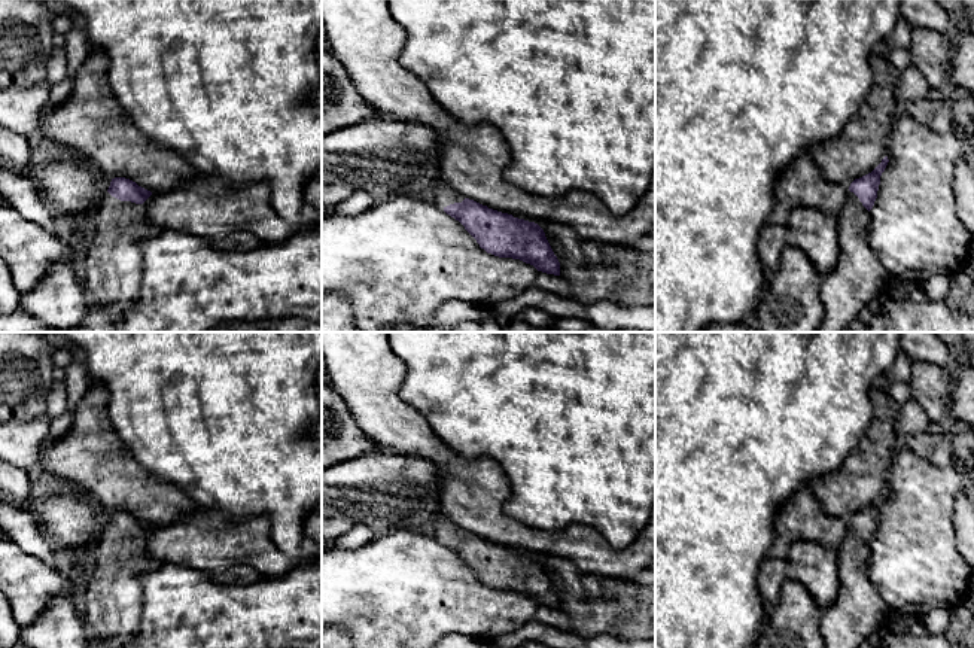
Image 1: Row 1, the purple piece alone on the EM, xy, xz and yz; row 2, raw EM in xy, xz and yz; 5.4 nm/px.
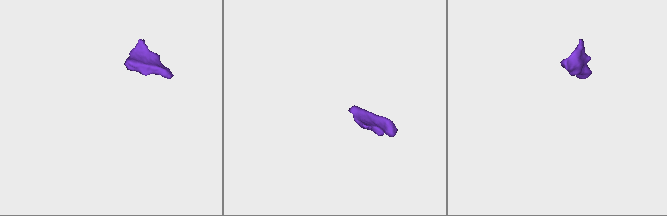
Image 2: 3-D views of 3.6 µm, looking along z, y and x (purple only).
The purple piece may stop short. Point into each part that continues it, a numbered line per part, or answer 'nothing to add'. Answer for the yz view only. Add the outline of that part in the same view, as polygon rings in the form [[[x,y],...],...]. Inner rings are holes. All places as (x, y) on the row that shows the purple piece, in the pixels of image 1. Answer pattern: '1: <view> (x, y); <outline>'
1: yz (858, 279); [[[847,189],[846,204],[837,215],[837,264],[824,277],[821,285],[821,299],[824,302],[824,319],[818,332],[843,332],[856,323],[876,299],[885,296],[891,282],[880,259],[868,244],[870,212],[859,198]]]

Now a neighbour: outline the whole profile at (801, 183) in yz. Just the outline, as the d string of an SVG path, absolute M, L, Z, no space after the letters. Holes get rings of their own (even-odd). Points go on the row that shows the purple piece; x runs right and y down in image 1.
M809 152L800 153L777 177L770 223L786 225L794 207L813 207L837 217L847 189L828 182Z

